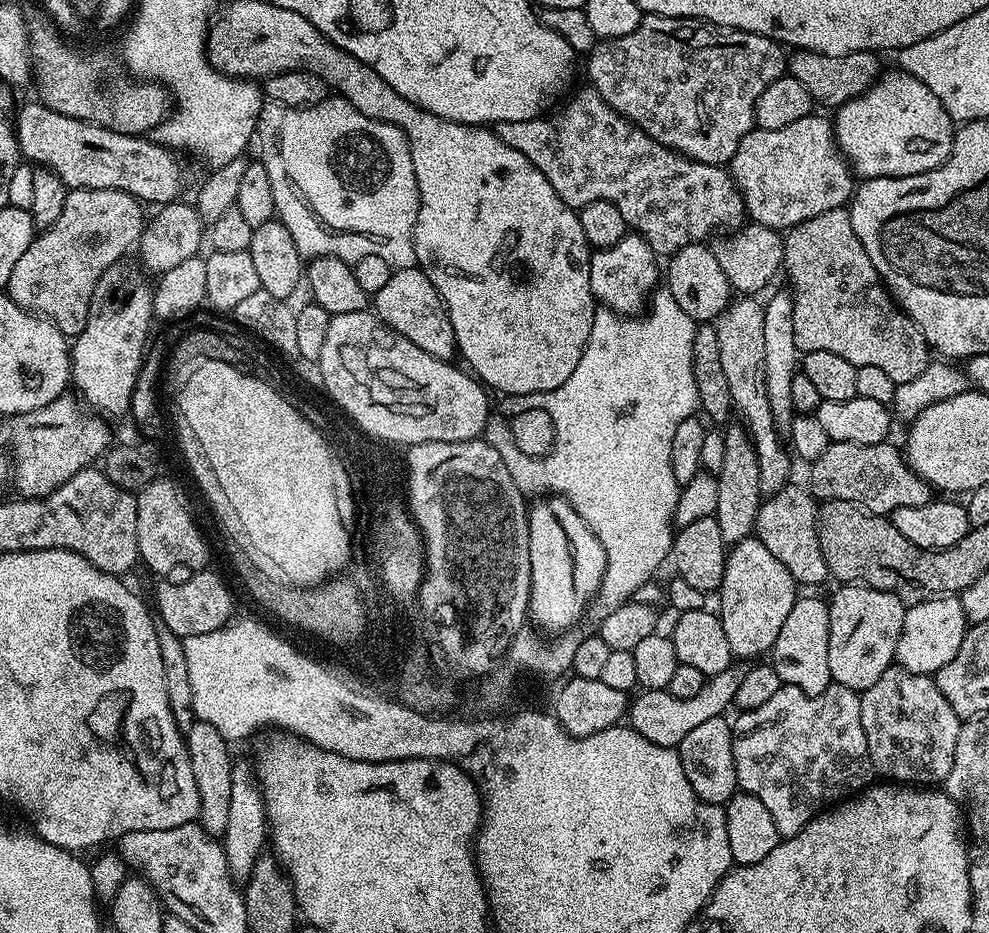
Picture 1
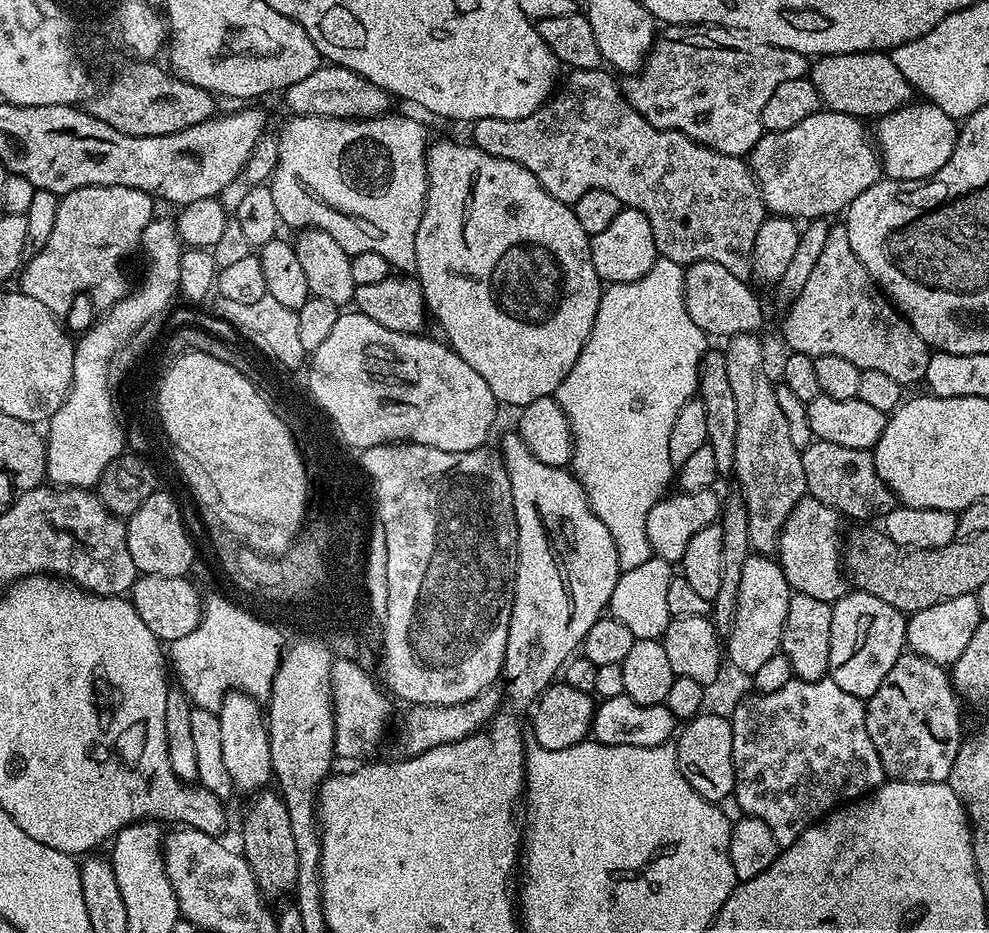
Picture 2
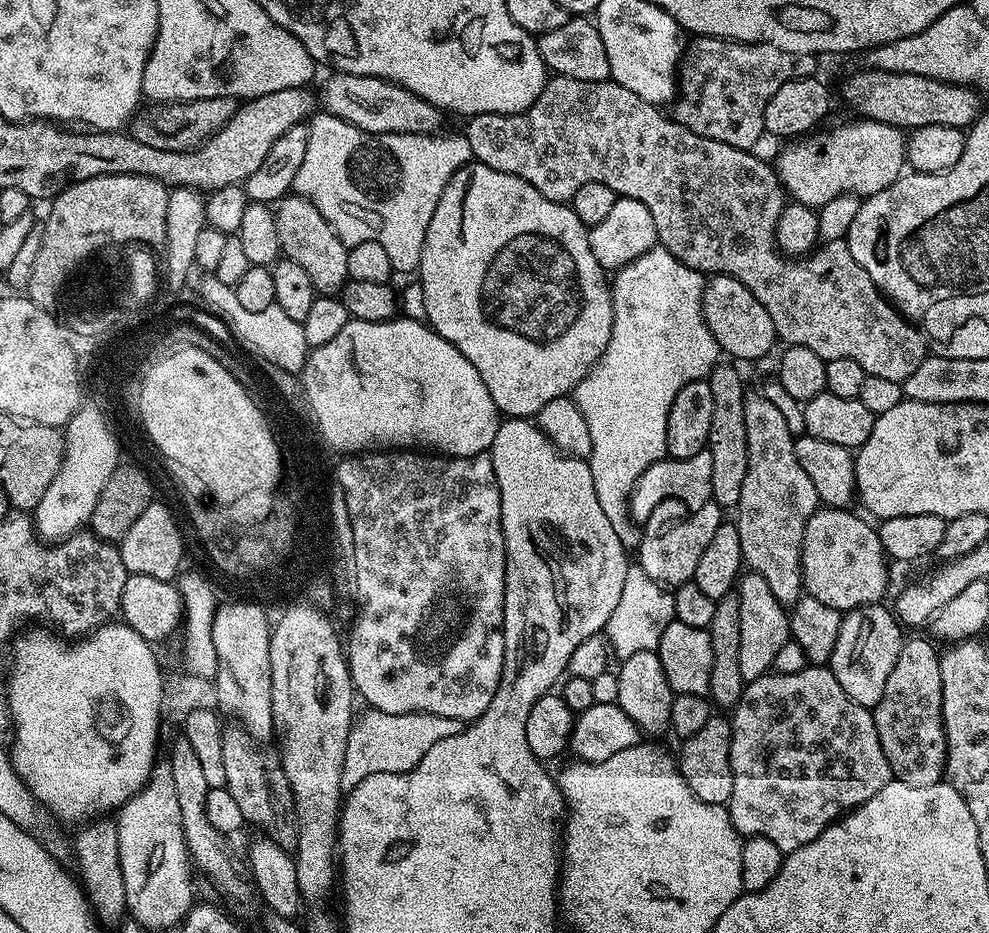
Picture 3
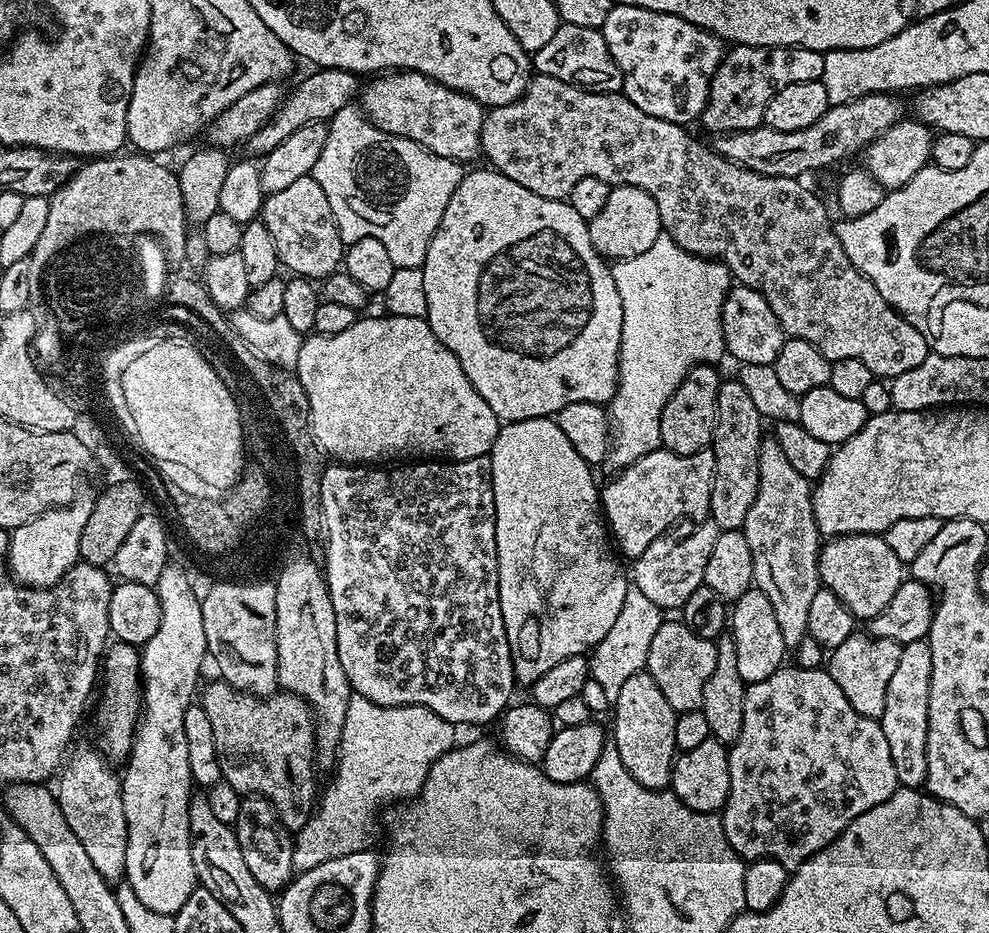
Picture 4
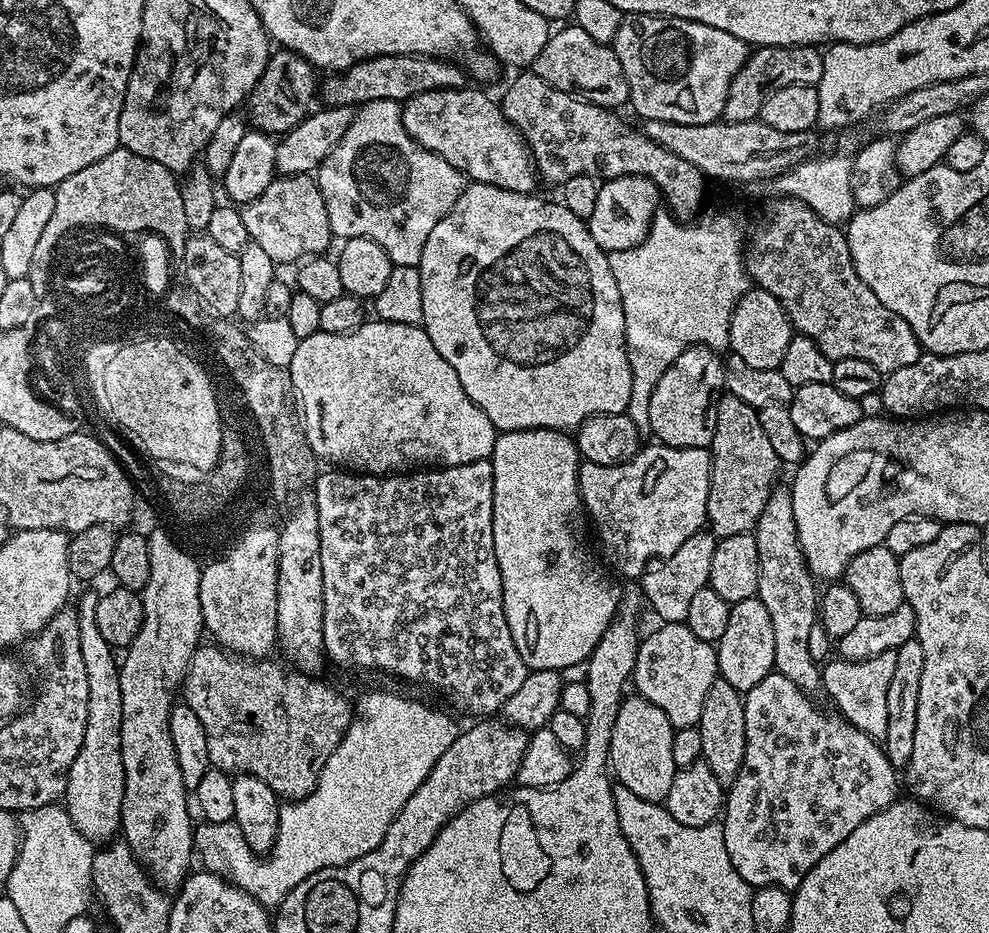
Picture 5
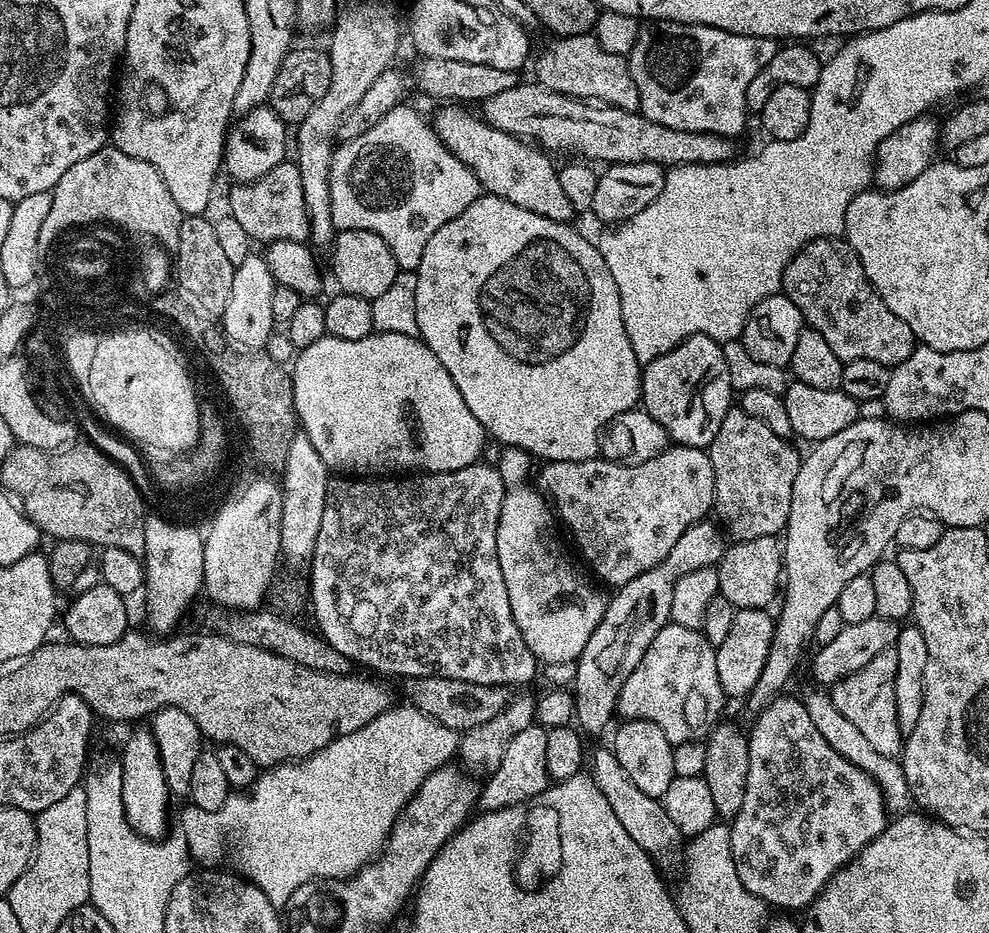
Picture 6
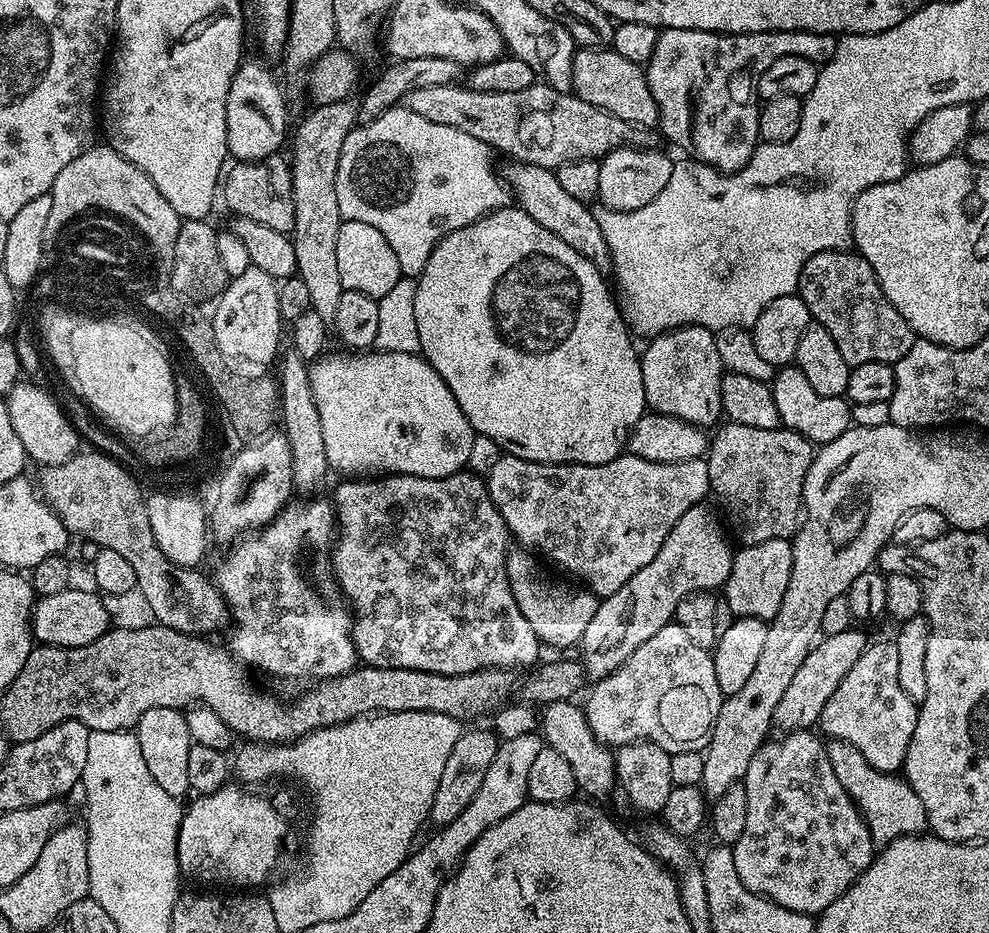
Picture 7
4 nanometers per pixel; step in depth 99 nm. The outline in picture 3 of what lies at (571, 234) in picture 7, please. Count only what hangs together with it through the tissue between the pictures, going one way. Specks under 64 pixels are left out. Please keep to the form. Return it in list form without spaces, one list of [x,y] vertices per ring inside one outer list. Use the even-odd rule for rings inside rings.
[[[333,71],[331,75],[318,95],[319,107],[358,126],[358,130],[366,130],[370,134],[436,134],[441,131],[440,109],[418,98],[418,94],[406,90],[401,84],[349,72]]]

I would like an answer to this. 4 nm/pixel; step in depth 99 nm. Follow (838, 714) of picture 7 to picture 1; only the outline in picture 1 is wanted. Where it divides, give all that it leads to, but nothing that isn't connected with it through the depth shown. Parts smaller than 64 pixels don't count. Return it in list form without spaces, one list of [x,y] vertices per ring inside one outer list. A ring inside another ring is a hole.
[[[845,584],[837,587],[837,592],[828,600],[830,630],[828,631],[828,653],[830,654],[830,674],[833,681],[857,694],[865,692],[887,668],[893,667],[898,646],[898,634],[902,634],[905,604],[894,592],[883,592],[877,588],[867,588],[861,584]]]

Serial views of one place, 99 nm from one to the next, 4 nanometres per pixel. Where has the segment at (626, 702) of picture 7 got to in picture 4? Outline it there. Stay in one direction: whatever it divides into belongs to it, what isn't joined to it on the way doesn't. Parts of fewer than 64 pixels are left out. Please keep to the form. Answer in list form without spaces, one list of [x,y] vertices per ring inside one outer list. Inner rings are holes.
[[[664,622],[650,645],[646,671],[650,673],[658,687],[665,694],[677,714],[695,712],[702,706],[702,690],[706,678],[710,678],[716,661],[716,646],[713,641],[698,638],[683,622]]]

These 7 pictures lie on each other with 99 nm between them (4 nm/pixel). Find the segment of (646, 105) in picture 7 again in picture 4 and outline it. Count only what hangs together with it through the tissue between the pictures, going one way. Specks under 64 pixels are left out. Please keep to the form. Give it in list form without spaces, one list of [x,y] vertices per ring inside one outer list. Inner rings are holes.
[[[561,23],[554,38],[550,38],[550,42],[542,46],[542,50],[534,53],[530,63],[539,75],[558,78],[590,92],[620,92],[624,87],[622,70],[618,70],[618,62],[614,62],[610,46],[606,46],[606,38],[599,28]]]

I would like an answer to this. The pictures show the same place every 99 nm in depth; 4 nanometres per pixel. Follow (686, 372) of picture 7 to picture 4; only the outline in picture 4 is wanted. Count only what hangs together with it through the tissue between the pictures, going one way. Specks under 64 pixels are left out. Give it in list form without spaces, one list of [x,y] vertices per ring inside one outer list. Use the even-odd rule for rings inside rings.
[[[698,364],[695,368],[689,370],[684,381],[678,386],[678,390],[674,390],[674,394],[666,402],[666,406],[662,410],[662,438],[661,445],[667,451],[674,454],[682,454],[689,456],[695,452],[700,452],[704,448],[709,447],[712,442],[712,435],[716,429],[716,407],[718,406],[718,390],[720,389],[721,373],[716,373],[717,369],[711,364]]]

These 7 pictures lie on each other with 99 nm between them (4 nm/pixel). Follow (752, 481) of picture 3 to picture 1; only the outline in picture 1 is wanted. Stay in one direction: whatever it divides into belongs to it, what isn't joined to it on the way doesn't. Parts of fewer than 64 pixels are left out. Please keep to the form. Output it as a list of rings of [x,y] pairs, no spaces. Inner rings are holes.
[[[740,298],[729,306],[715,321],[718,334],[718,347],[722,357],[722,370],[726,374],[726,383],[730,386],[730,398],[735,415],[740,415],[739,423],[752,440],[758,454],[758,478],[760,490],[765,497],[782,490],[789,482],[793,457],[789,449],[780,441],[781,429],[776,427],[774,413],[770,410],[770,398],[766,398],[766,349],[764,323],[764,305],[756,298]]]

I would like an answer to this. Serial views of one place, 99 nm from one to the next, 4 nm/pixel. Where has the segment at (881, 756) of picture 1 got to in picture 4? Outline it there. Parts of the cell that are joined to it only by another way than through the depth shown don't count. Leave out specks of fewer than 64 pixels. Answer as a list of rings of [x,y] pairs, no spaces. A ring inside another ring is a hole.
[[[927,639],[903,645],[898,667],[886,686],[886,706],[879,716],[882,734],[890,745],[896,783],[901,788],[919,789],[926,778],[926,734],[930,714],[930,646]]]

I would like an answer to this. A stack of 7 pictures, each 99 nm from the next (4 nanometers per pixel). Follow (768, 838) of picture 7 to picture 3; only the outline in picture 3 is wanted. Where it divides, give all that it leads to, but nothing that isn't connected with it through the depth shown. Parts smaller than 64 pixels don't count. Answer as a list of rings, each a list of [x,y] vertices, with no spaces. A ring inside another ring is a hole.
[[[809,666],[798,670],[798,674],[769,674],[747,681],[740,701],[731,709],[730,723],[732,793],[726,807],[732,824],[741,837],[770,838],[782,853],[814,842],[845,810],[874,798],[894,778],[890,762],[882,754],[871,711],[850,699],[846,690],[838,686],[831,667]]]

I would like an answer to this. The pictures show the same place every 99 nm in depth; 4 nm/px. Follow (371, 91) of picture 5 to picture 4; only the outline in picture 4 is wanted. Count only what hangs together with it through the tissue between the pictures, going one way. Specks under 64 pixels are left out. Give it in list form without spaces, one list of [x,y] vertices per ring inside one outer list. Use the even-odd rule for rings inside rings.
[[[322,68],[312,70],[312,73],[293,90],[292,93],[283,97],[280,109],[270,118],[270,122],[266,122],[266,126],[262,126],[262,130],[258,130],[258,134],[254,134],[250,141],[250,147],[259,154],[266,154],[270,150],[274,150],[274,146],[282,146],[282,142],[286,142],[286,138],[290,138],[290,134],[294,134],[294,130],[302,130],[302,126],[306,126],[310,122],[327,122],[334,118],[334,114],[338,114],[338,110],[349,107],[351,98],[357,91],[358,83],[357,73],[347,72],[341,68]]]

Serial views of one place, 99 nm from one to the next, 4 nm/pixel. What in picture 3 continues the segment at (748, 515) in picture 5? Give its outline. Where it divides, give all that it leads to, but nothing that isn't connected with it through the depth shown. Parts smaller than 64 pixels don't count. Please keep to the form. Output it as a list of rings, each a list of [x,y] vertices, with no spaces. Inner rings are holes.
[[[717,363],[712,373],[706,378],[710,386],[710,395],[714,397],[714,419],[710,421],[710,486],[712,487],[711,503],[719,504],[721,509],[735,509],[742,494],[742,481],[746,478],[746,410],[744,397],[746,387],[737,365]]]

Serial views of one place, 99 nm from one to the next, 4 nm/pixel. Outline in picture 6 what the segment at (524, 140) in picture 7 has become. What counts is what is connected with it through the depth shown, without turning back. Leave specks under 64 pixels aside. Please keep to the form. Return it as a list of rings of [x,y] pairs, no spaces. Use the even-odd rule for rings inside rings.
[[[518,82],[510,90],[502,90],[502,94],[486,98],[482,105],[485,122],[549,153],[577,152],[580,155],[577,157],[588,162],[601,160],[604,166],[633,164],[643,160],[661,166],[726,164],[733,159],[733,141],[729,137],[690,130],[670,130],[670,126],[650,122],[650,118],[639,112],[597,106],[592,102],[552,92],[543,88],[539,82],[531,83]]]

